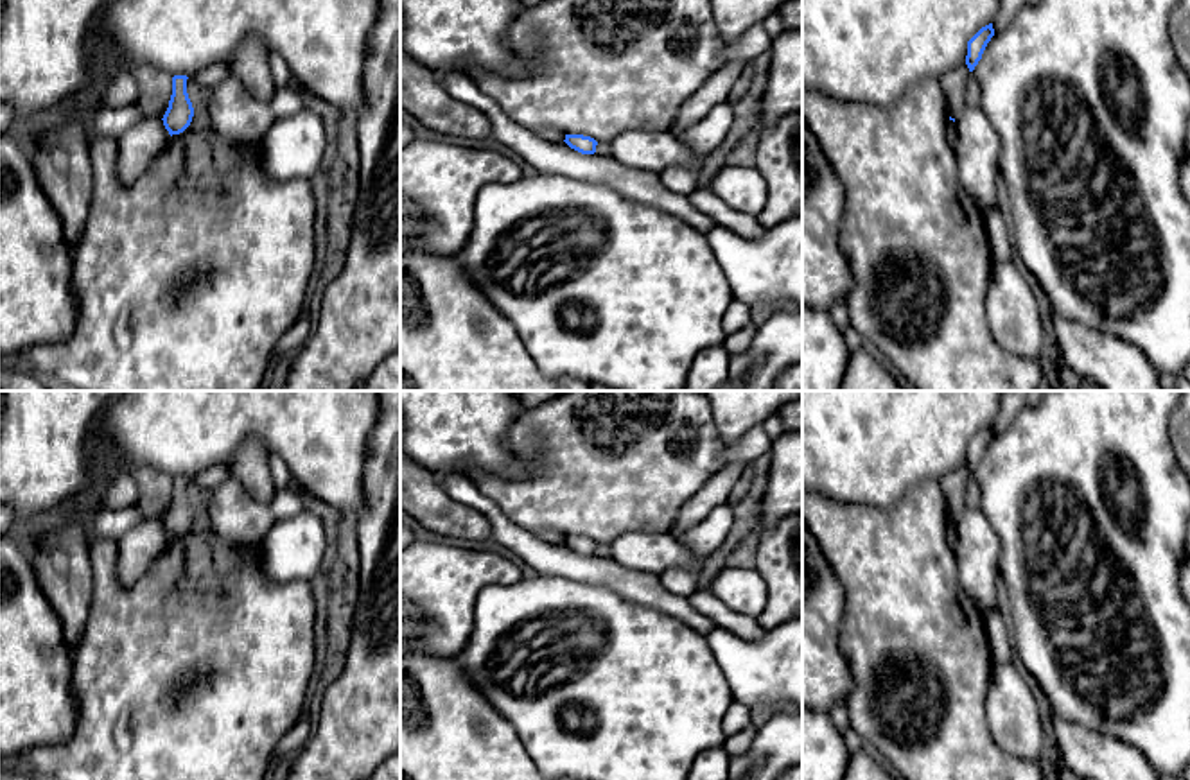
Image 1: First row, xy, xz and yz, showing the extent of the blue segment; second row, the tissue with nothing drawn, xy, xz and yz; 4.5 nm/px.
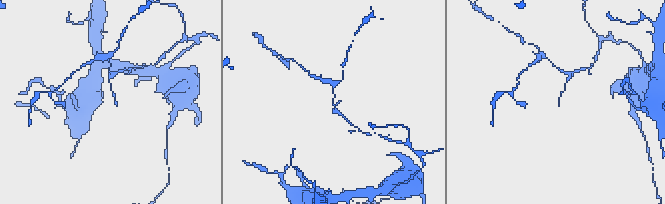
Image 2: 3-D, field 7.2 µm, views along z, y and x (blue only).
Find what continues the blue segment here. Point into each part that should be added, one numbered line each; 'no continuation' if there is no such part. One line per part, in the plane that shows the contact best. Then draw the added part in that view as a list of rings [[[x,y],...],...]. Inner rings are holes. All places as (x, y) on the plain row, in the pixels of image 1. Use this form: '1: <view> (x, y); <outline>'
no continuation

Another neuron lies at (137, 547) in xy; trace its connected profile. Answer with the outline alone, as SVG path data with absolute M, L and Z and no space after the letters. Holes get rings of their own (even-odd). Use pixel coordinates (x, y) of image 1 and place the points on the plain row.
M145 516L136 527L117 540L117 576L122 586L135 585L145 565L169 543L171 536L158 518Z

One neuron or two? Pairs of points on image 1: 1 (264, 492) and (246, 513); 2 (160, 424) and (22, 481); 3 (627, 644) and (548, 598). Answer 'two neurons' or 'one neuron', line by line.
1: two neurons
2: two neurons
3: one neuron

